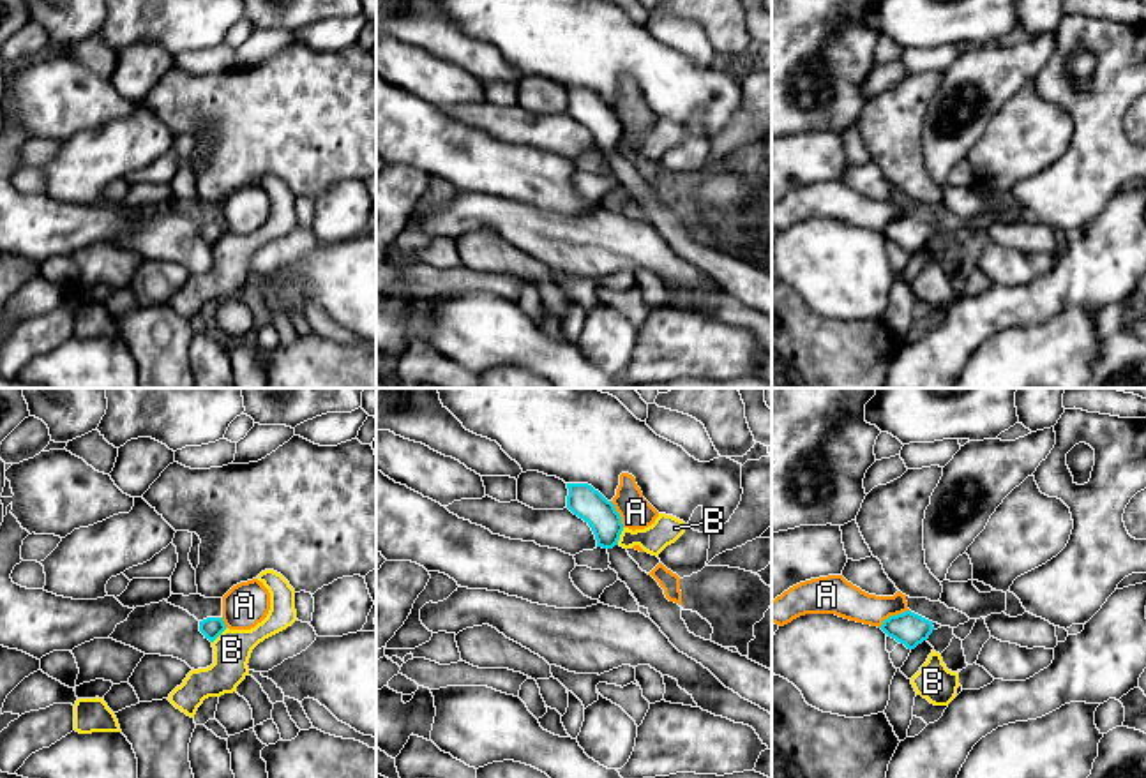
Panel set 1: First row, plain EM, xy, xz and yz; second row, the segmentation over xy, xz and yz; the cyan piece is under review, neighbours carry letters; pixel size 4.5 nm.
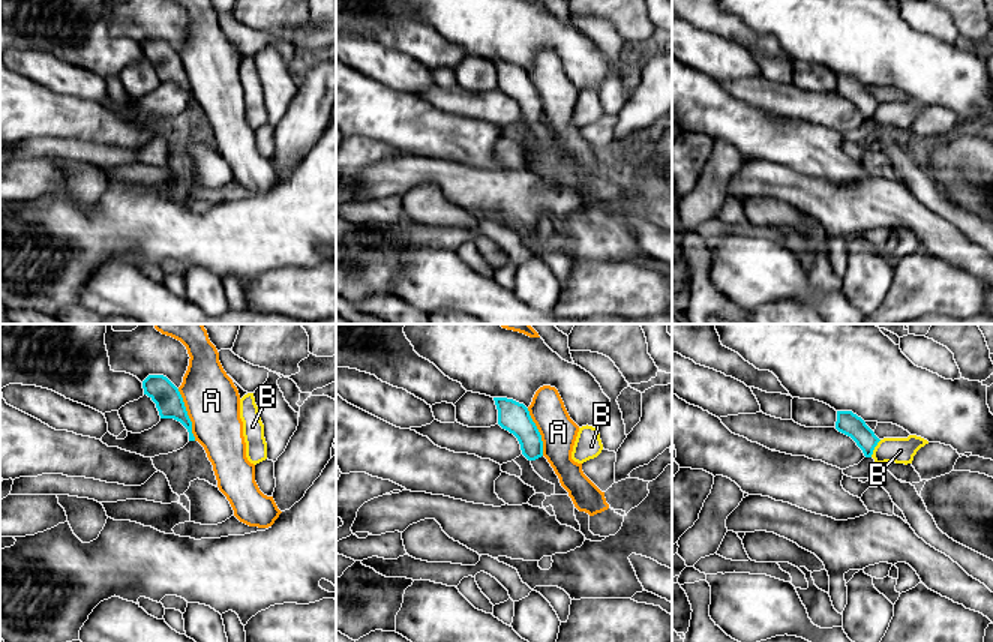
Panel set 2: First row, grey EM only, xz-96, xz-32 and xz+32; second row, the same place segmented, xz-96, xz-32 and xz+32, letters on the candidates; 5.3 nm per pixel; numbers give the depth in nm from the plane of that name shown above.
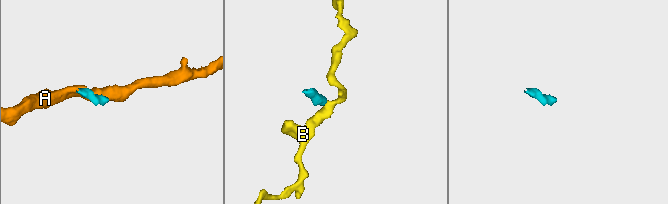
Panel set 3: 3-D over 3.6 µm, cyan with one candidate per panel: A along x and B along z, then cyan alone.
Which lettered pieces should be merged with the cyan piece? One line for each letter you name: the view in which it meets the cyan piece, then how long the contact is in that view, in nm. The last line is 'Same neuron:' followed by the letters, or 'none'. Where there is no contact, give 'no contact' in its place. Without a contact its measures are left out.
Same neuron: none

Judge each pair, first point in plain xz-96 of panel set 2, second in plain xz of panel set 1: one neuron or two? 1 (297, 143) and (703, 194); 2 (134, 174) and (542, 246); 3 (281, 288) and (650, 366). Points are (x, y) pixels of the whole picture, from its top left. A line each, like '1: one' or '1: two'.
1: two
2: one
3: one

